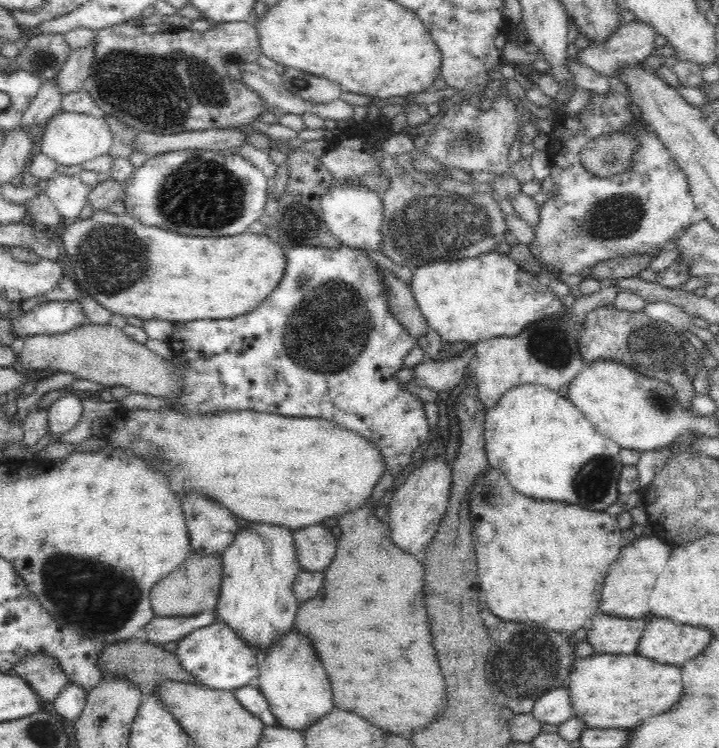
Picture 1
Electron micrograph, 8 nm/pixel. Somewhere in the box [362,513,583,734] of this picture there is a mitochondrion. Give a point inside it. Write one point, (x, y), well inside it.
(525, 669)

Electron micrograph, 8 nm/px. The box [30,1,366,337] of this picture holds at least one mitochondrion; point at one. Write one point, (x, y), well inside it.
(162, 90)

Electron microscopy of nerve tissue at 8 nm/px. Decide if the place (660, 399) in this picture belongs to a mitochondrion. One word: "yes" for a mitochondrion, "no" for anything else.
yes

